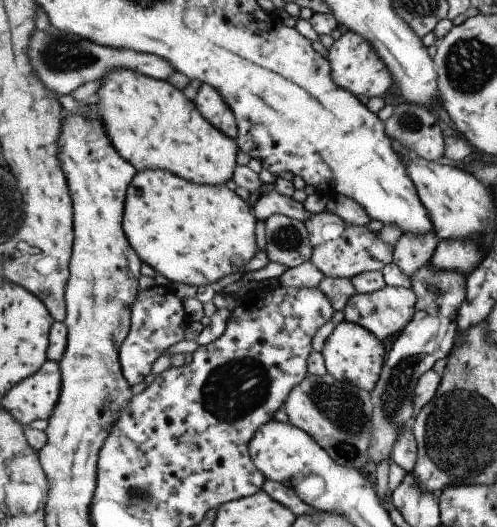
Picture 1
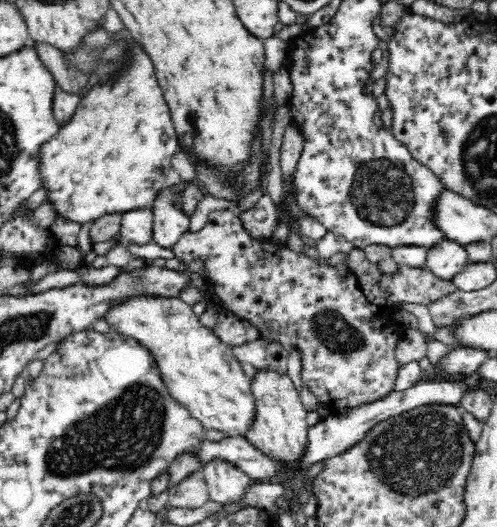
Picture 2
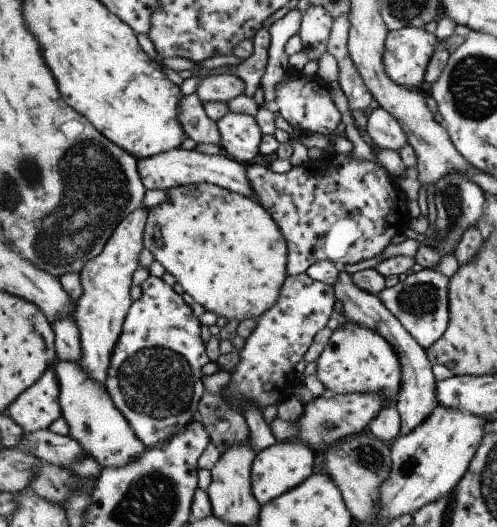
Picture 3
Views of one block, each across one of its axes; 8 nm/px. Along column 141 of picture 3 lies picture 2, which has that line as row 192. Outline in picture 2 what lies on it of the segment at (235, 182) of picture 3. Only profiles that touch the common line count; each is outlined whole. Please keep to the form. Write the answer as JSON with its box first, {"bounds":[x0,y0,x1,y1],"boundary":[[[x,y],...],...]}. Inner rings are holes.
{"bounds":[152,181,189,249],"boundary":[[[182,181],[162,189],[152,203],[153,242],[162,248],[172,249],[178,239],[189,230],[188,215],[176,205],[176,194],[182,188]]]}

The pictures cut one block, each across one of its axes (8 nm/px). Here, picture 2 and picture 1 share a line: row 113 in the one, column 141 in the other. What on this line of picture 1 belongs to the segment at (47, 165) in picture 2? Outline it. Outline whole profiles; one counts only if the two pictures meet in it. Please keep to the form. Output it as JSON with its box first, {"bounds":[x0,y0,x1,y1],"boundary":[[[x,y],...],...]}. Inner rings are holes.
{"bounds":[93,70,240,186],"boundary":[[[113,70],[99,80],[101,86],[93,97],[96,110],[105,122],[105,130],[113,146],[117,147],[123,158],[136,166],[138,171],[147,169],[165,169],[189,182],[202,185],[219,186],[234,178],[237,166],[237,154],[240,145],[220,128],[201,114],[194,101],[189,100],[182,90],[168,80],[159,80],[145,76],[135,70]]]}

